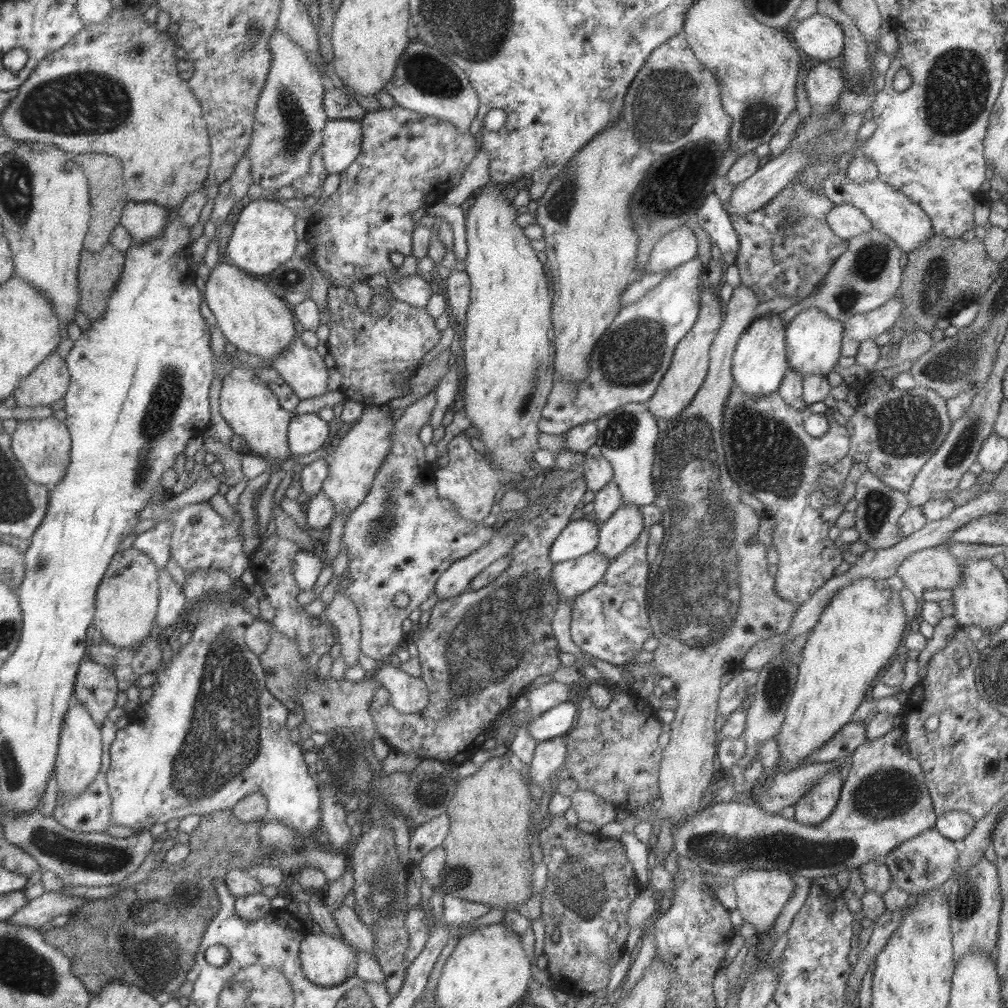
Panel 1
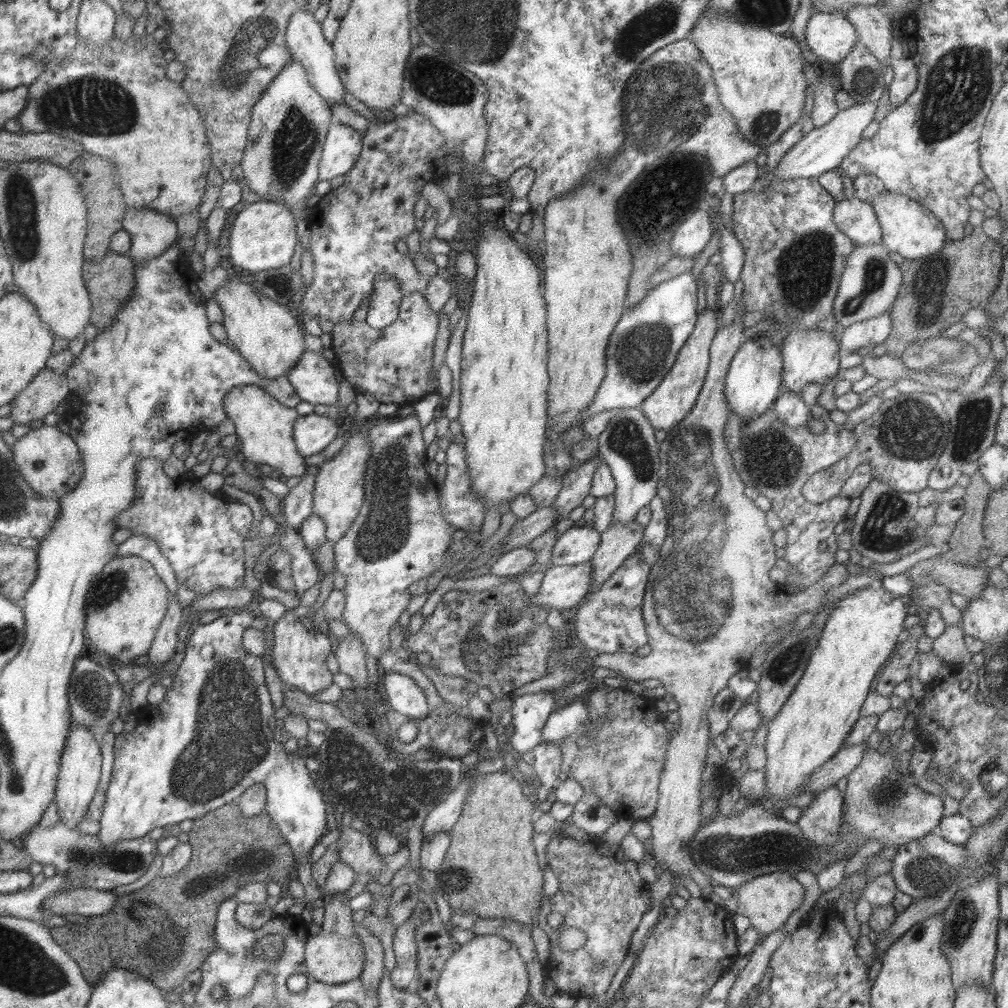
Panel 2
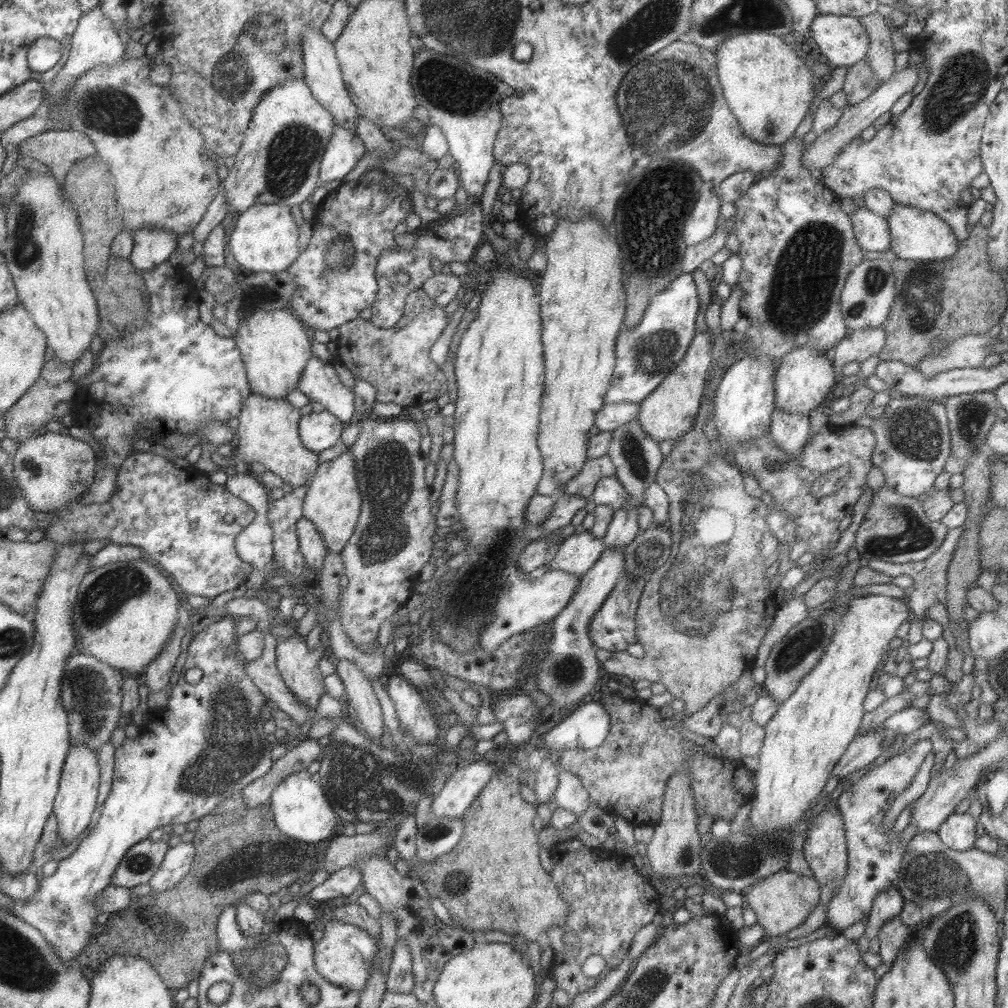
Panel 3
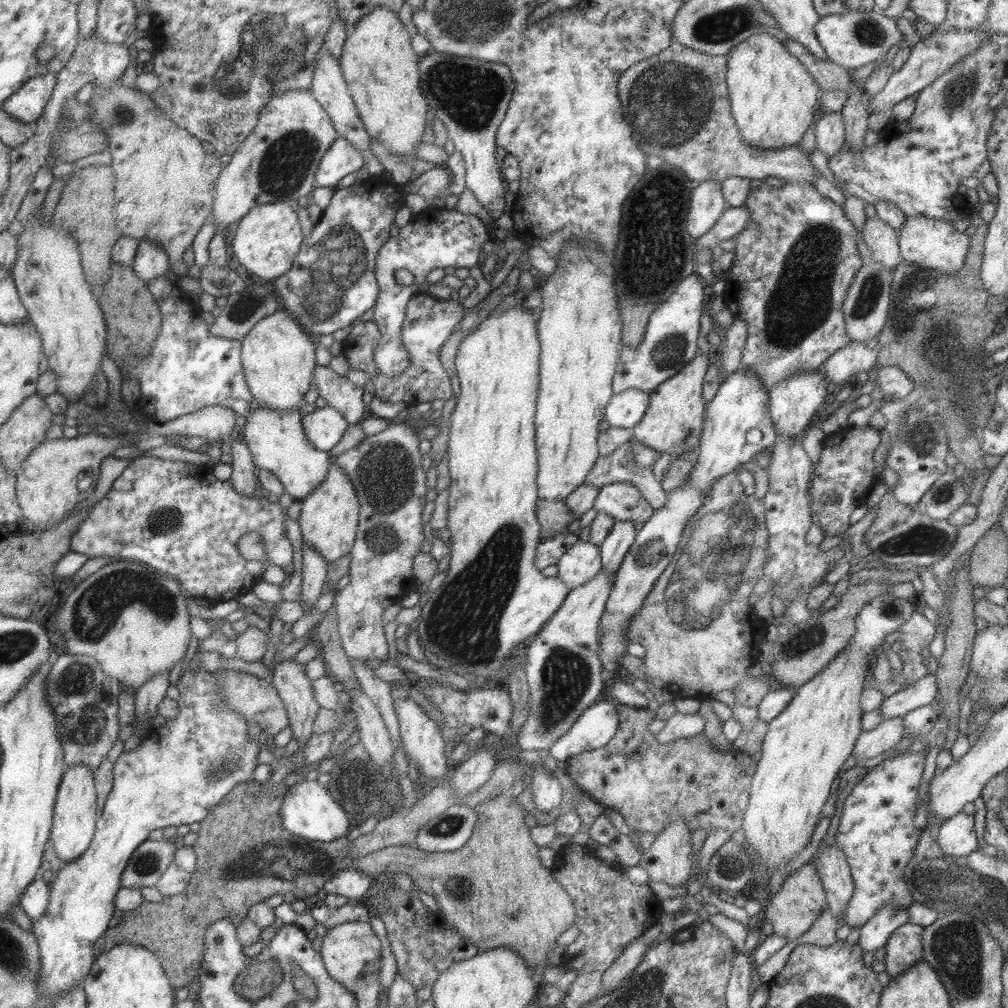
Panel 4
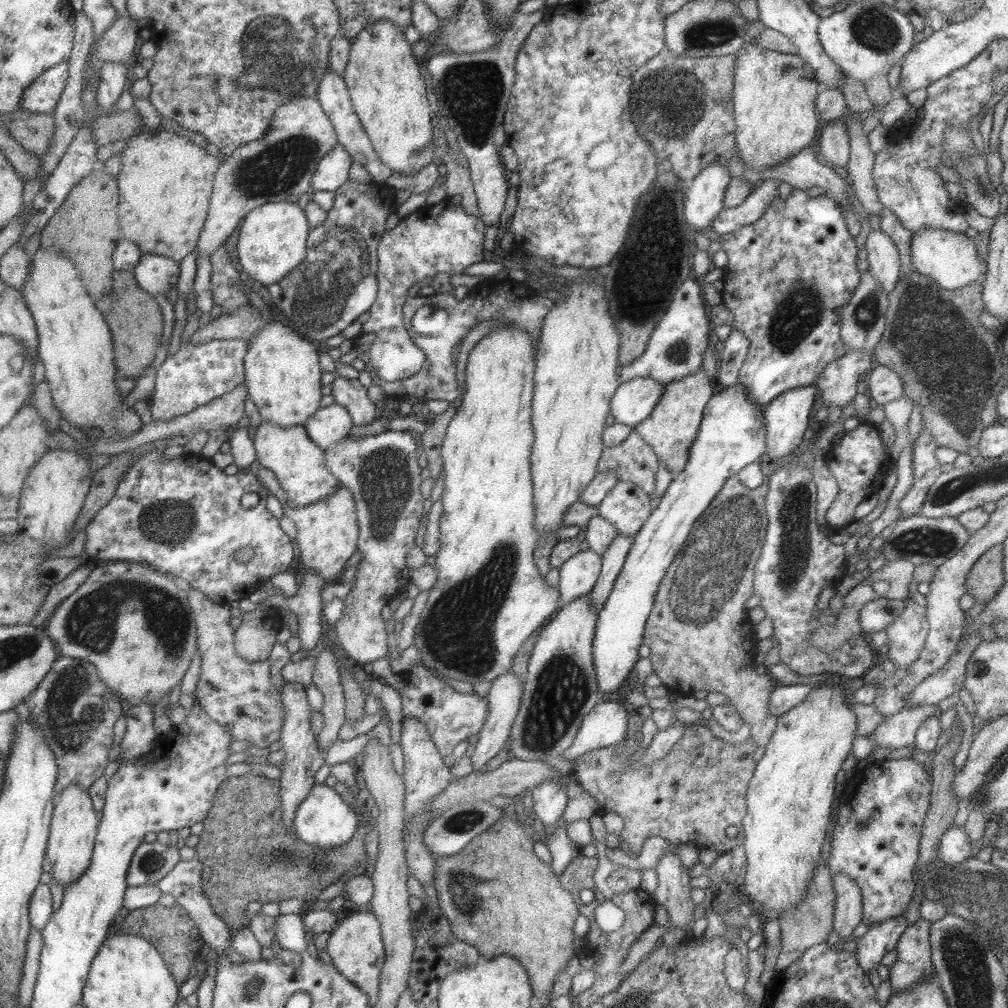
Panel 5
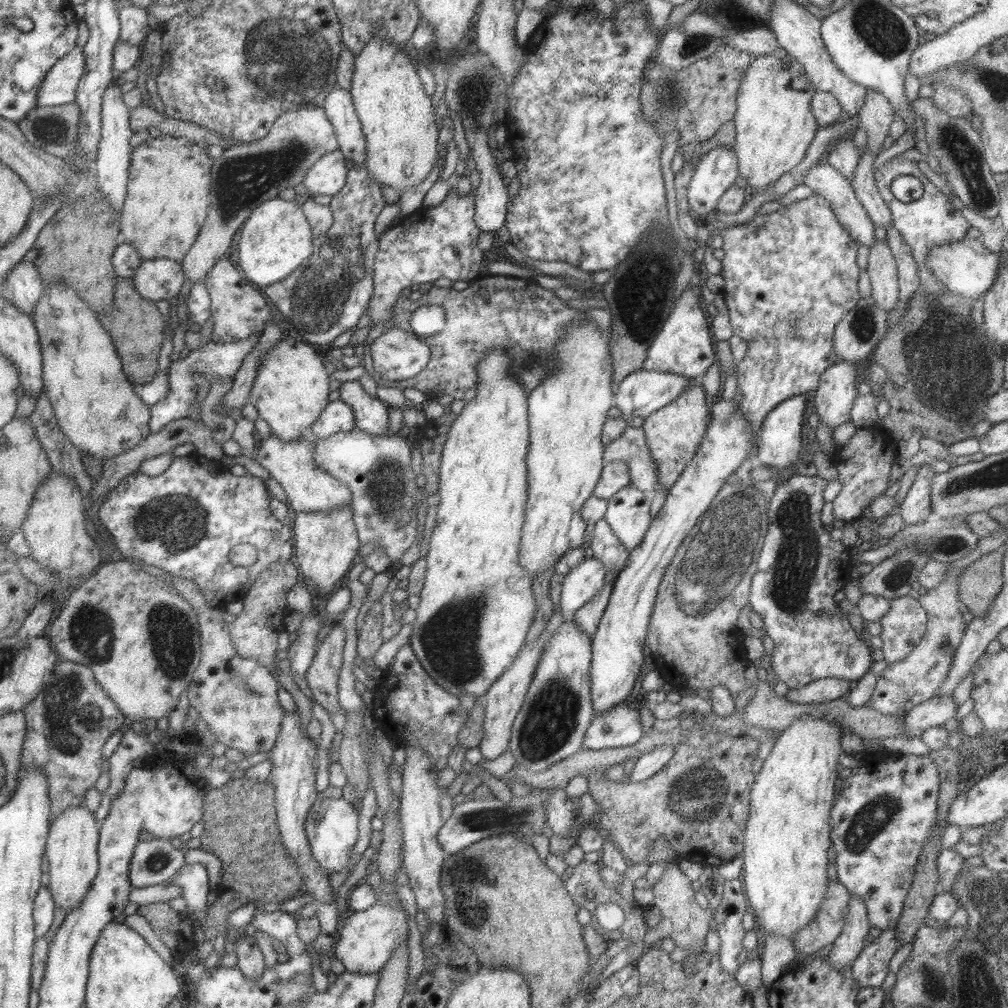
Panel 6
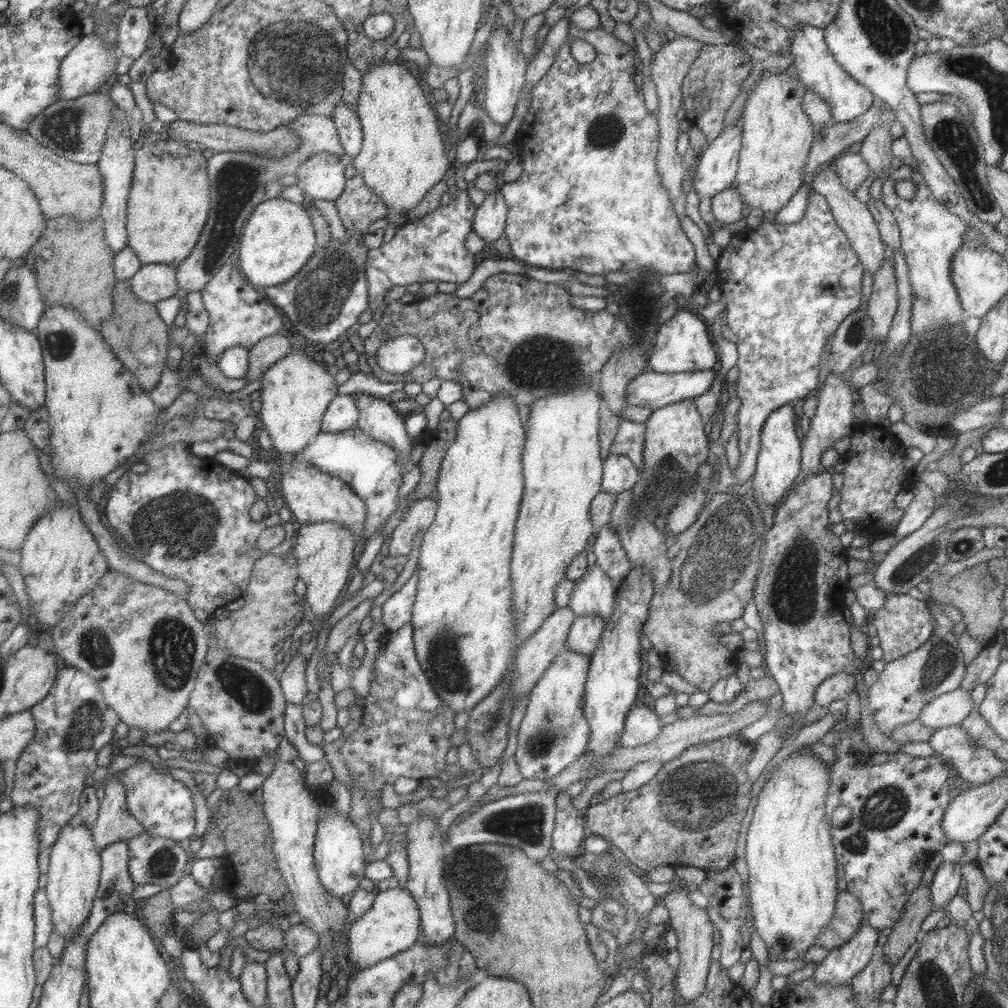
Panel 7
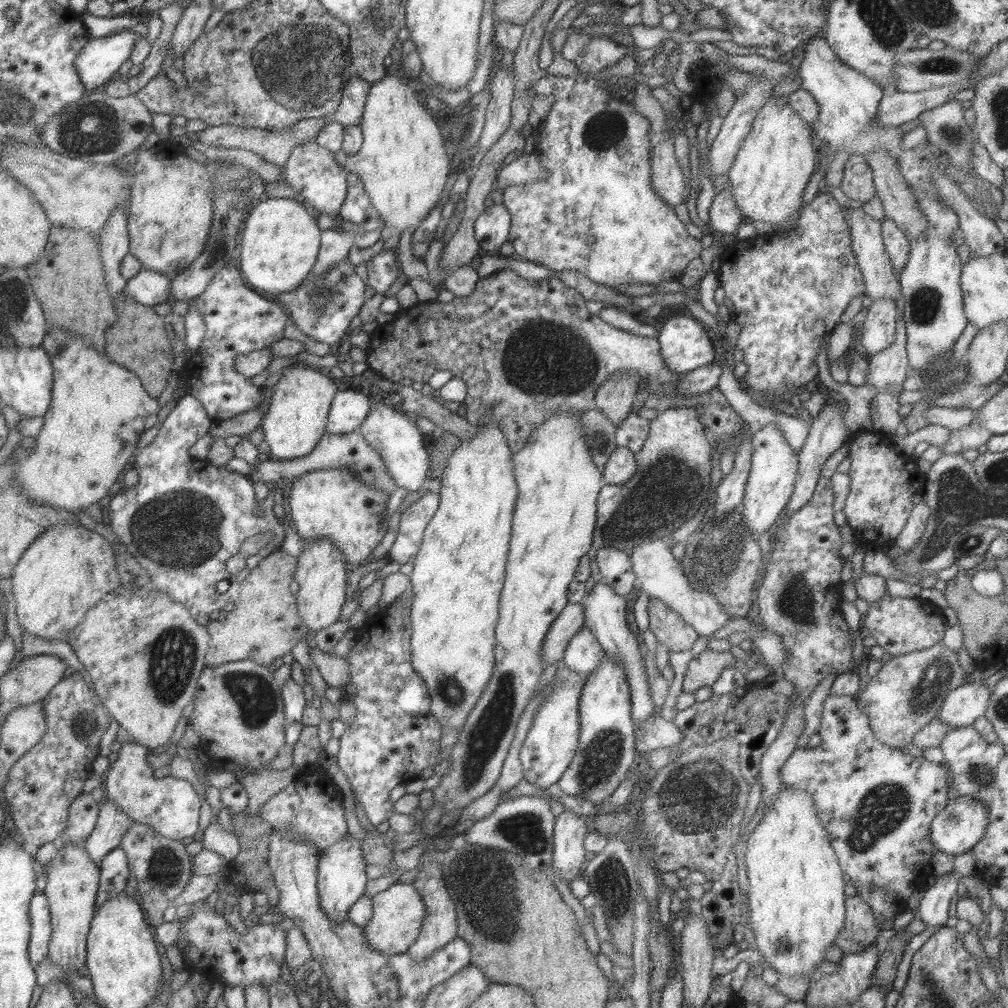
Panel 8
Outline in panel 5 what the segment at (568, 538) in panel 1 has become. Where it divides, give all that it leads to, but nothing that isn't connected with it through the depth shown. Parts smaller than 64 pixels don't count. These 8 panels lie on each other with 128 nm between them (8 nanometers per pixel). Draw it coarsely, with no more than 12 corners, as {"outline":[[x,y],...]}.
{"outline":[[591,549],[559,567],[559,604],[589,595],[601,569]]}

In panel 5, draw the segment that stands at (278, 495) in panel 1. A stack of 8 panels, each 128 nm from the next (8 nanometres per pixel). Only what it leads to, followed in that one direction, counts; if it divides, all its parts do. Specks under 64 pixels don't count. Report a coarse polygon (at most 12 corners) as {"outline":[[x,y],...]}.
{"outline":[[331,403],[303,425],[309,440],[325,450],[347,437],[354,424]]}

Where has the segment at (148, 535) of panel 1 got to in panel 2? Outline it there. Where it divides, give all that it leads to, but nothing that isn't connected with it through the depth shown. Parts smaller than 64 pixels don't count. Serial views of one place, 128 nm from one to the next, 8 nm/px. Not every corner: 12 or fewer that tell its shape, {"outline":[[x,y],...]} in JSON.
{"outline":[[132,534],[115,557],[139,556],[177,598],[178,582],[153,539]]}

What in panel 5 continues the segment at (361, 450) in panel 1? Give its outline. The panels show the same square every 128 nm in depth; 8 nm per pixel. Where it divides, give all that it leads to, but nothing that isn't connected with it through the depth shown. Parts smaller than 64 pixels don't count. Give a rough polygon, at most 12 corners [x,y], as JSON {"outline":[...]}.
{"outline":[[348,488],[283,508],[303,568],[338,579],[356,551]]}

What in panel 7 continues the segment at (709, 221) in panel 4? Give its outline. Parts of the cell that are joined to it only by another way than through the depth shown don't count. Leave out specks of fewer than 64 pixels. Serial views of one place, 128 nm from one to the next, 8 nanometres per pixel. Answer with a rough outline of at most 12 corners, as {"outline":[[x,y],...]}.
{"outline":[[741,118],[697,159],[698,200],[736,180]]}

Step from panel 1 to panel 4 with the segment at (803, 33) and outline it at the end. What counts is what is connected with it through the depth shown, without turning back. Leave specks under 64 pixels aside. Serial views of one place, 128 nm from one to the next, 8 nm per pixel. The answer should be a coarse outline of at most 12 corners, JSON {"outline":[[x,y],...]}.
{"outline":[[869,12],[827,15],[814,33],[827,60],[872,64],[903,35]]}

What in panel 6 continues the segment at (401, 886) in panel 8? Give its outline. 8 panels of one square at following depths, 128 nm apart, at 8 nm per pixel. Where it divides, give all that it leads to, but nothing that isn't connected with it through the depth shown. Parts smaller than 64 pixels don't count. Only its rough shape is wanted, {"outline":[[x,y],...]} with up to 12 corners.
{"outline":[[380,900],[350,911],[331,955],[378,972],[407,939],[405,911]]}

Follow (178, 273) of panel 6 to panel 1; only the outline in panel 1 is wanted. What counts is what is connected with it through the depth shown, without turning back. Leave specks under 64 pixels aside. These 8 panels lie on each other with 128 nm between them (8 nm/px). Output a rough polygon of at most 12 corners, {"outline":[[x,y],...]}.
{"outline":[[128,200],[119,225],[135,243],[167,226],[167,210]]}

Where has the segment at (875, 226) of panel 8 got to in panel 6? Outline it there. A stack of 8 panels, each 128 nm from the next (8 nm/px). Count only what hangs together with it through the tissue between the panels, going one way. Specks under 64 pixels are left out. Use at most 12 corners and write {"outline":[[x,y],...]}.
{"outline":[[815,164],[802,176],[855,242],[870,247],[874,225],[839,171]]}

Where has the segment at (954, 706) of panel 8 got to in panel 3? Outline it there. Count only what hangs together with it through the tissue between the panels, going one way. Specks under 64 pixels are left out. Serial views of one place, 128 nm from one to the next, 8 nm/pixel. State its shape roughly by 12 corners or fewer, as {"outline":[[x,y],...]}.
{"outline":[[885,728],[856,734],[829,777],[839,780],[879,756]]}

